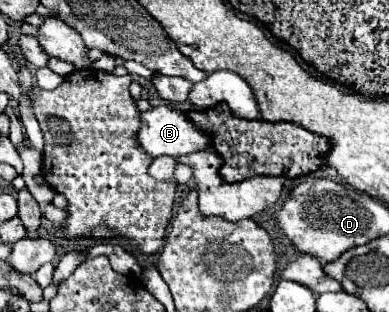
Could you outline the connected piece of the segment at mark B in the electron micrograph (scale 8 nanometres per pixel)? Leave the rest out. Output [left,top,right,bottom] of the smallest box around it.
[137,106,211,158]

